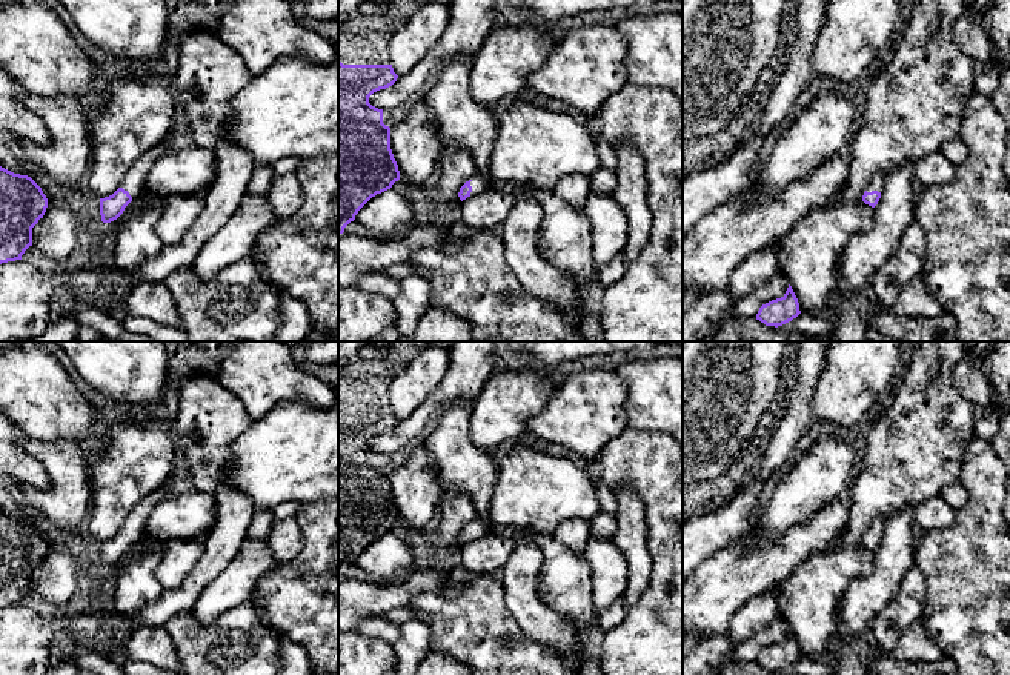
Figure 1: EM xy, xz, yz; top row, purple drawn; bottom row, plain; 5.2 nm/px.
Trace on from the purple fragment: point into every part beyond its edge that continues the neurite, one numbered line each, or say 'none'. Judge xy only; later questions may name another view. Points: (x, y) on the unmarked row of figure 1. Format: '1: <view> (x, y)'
1: xy (134, 525)

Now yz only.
1: yz (877, 526)

